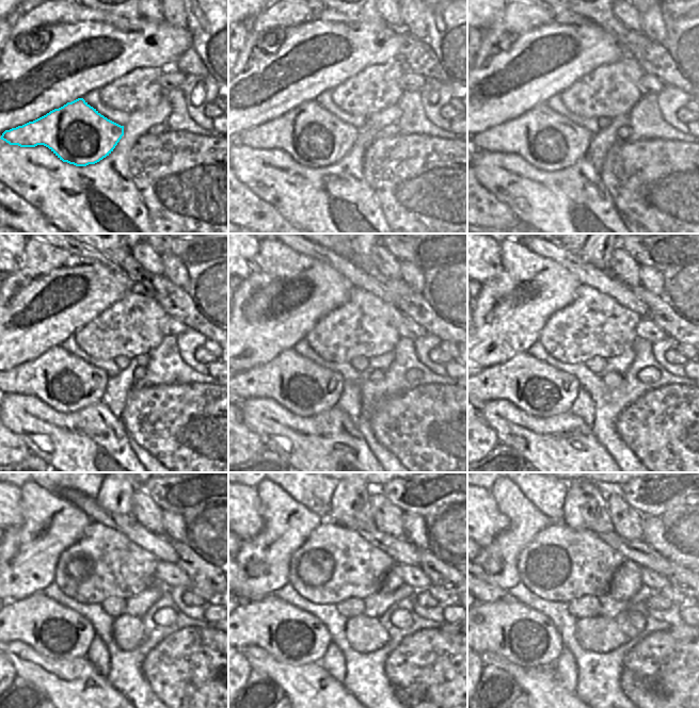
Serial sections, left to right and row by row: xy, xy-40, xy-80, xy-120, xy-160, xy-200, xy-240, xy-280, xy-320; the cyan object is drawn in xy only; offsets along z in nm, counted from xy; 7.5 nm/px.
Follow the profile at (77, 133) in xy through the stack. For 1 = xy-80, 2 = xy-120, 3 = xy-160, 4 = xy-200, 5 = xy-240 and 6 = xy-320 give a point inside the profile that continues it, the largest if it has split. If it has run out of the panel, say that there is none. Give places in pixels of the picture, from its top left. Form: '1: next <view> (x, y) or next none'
1: next xy-80 (549, 141)
2: next xy-120 (66, 383)
3: next xy-160 (301, 386)
4: next xy-200 (539, 389)
5: next xy-240 (53, 630)
6: next xy-320 (523, 636)

